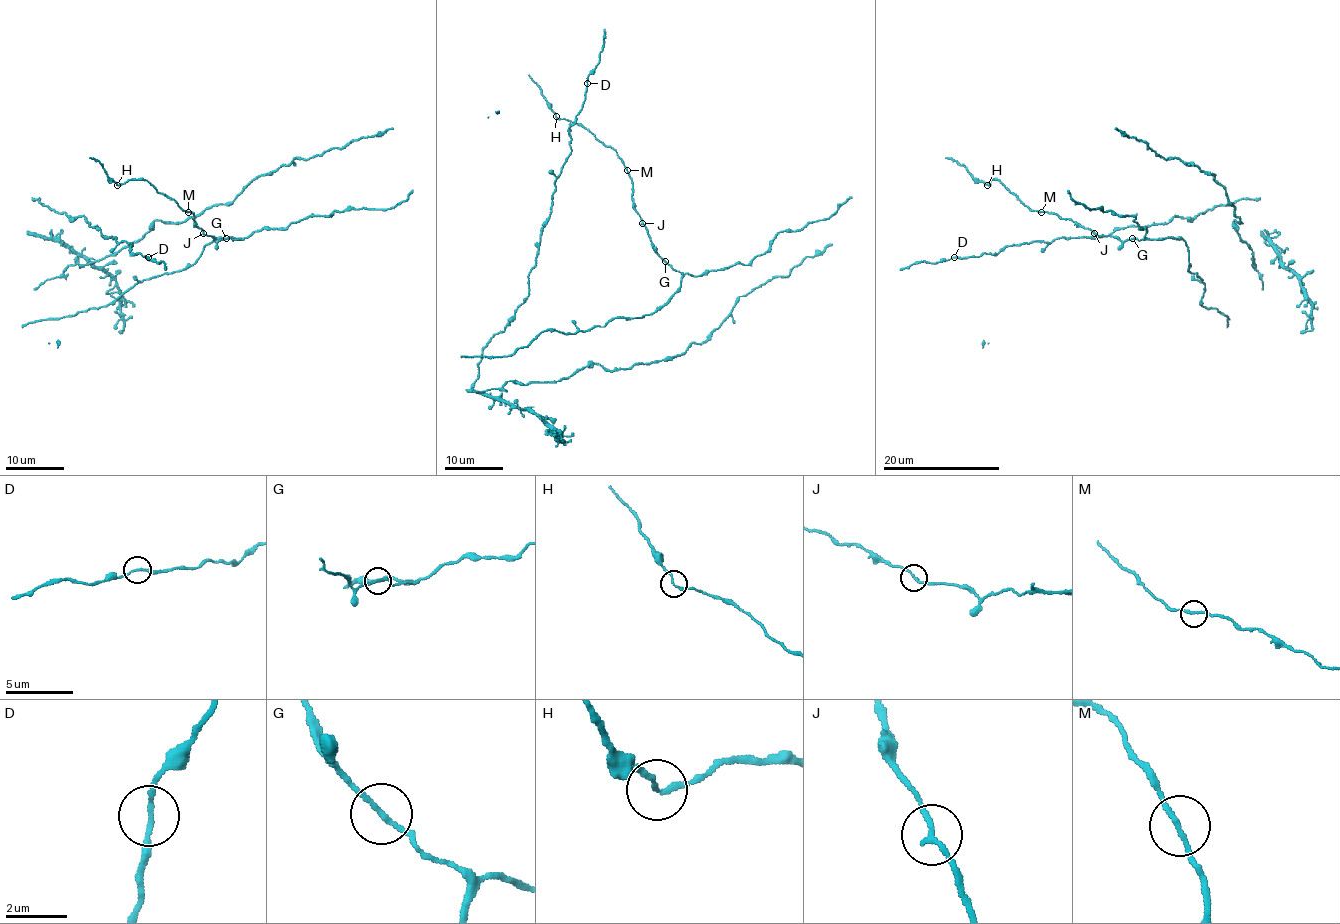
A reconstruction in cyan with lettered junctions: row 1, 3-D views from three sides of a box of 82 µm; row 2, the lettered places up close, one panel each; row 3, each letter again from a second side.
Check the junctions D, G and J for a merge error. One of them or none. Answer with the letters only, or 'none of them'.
none of them

